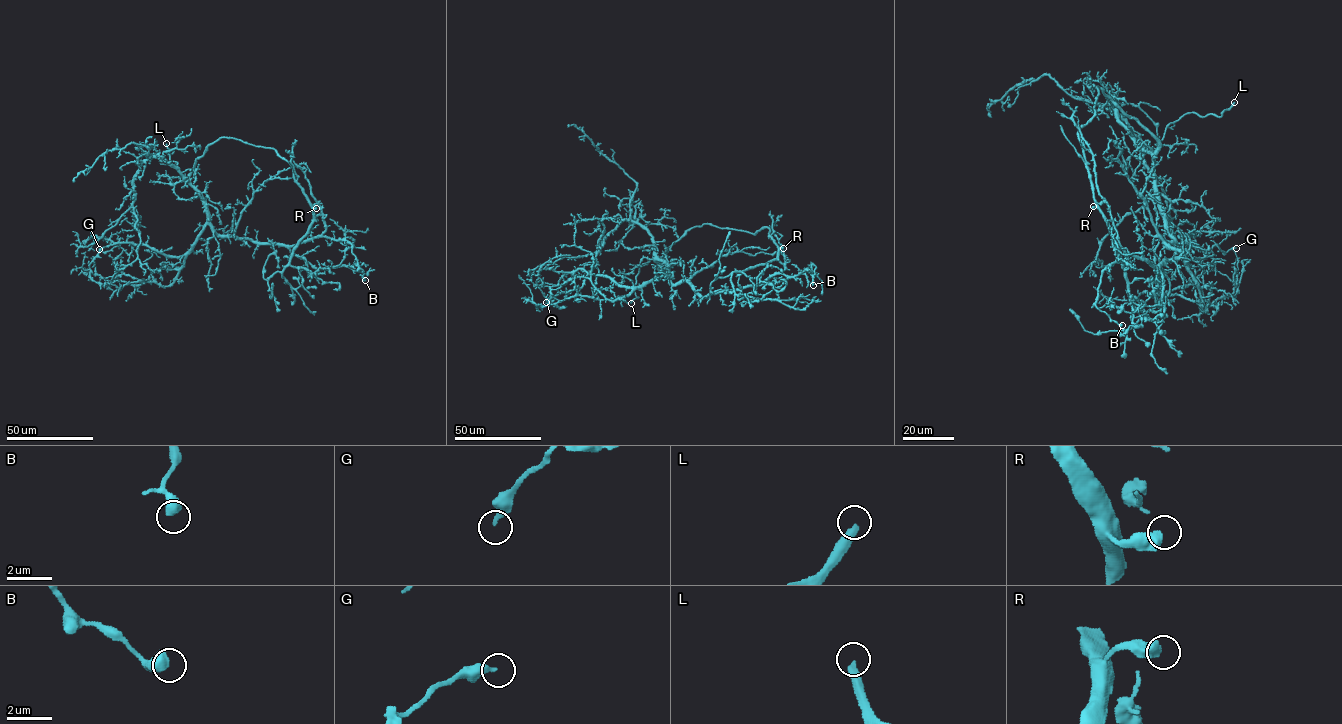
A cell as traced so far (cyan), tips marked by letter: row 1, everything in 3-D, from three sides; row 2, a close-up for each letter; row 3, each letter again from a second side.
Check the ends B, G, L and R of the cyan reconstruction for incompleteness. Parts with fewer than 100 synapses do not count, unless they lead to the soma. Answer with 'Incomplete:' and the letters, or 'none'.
Incomplete: L

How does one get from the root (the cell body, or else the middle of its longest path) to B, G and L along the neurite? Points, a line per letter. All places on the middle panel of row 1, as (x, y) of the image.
B: (668, 274), (673, 284), (687, 281), (704, 297), (758, 285), (777, 274), (796, 276), (813, 265), (813, 285)
G: (668, 274), (632, 286), (618, 286), (608, 277), (588, 274), (581, 287), (551, 295), (546, 302)
L: (668, 274), (666, 263), (649, 259), (639, 268), (634, 286), (638, 297), (631, 303)

